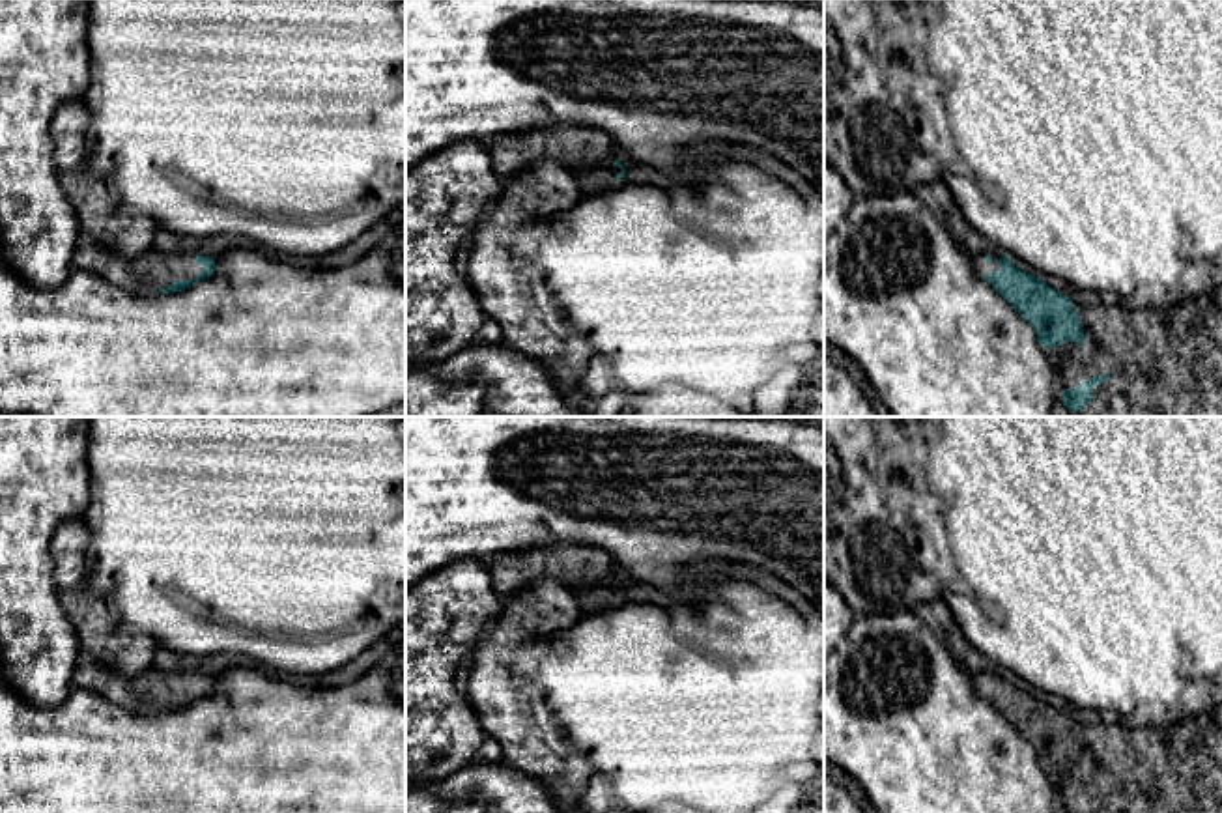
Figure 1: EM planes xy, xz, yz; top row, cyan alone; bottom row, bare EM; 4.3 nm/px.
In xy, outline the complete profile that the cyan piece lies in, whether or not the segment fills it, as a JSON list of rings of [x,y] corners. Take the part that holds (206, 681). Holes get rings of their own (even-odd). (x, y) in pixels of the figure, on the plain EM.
[[[80,649],[73,686],[95,692],[131,714],[149,716],[176,712],[209,697],[215,690],[215,675],[163,671],[149,663],[138,675],[129,677],[99,663]]]

